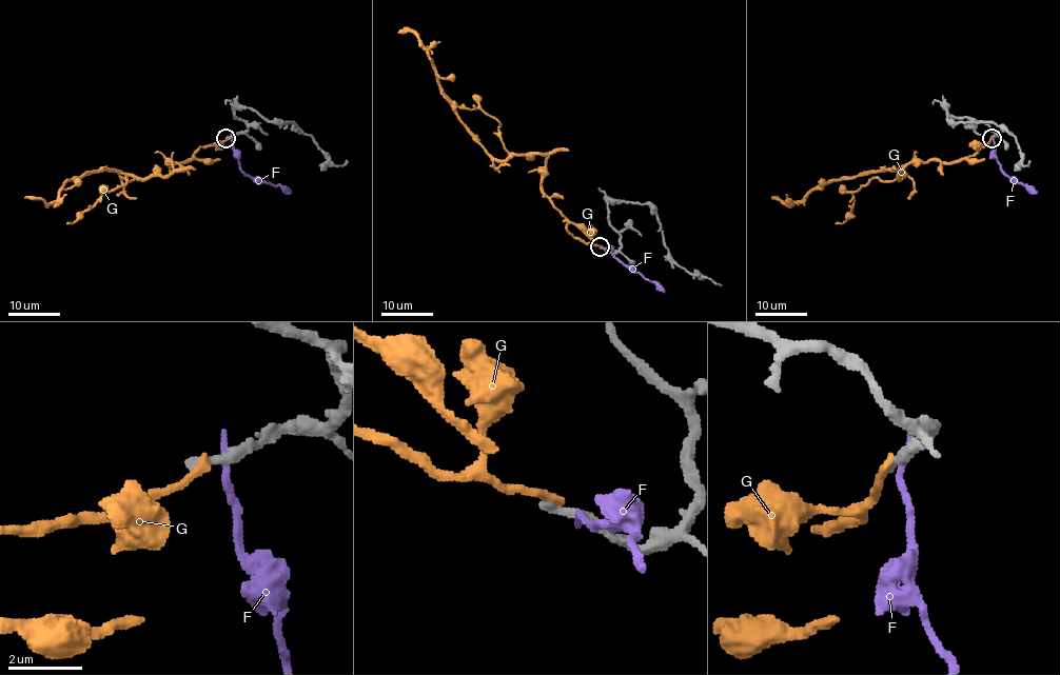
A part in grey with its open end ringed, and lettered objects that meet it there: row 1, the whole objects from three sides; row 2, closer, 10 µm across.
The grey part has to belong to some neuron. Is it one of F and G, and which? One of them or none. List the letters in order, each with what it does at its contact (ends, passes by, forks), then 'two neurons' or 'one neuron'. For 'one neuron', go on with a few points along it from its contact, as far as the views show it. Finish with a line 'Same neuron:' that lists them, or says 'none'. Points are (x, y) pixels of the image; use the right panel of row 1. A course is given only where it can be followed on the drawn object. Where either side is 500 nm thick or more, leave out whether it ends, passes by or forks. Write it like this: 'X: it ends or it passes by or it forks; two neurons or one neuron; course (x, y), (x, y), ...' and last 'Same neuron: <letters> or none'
F: it ends; two neurons
G: it ends; two neurons
Same neuron: none

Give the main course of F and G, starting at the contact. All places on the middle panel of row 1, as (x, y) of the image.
F: (605, 250), (610, 250), (613, 256), (664, 292)
G: (601, 246), (576, 239), (542, 191), (546, 156), (493, 158), (446, 96), (428, 51), (411, 32), (398, 33)

